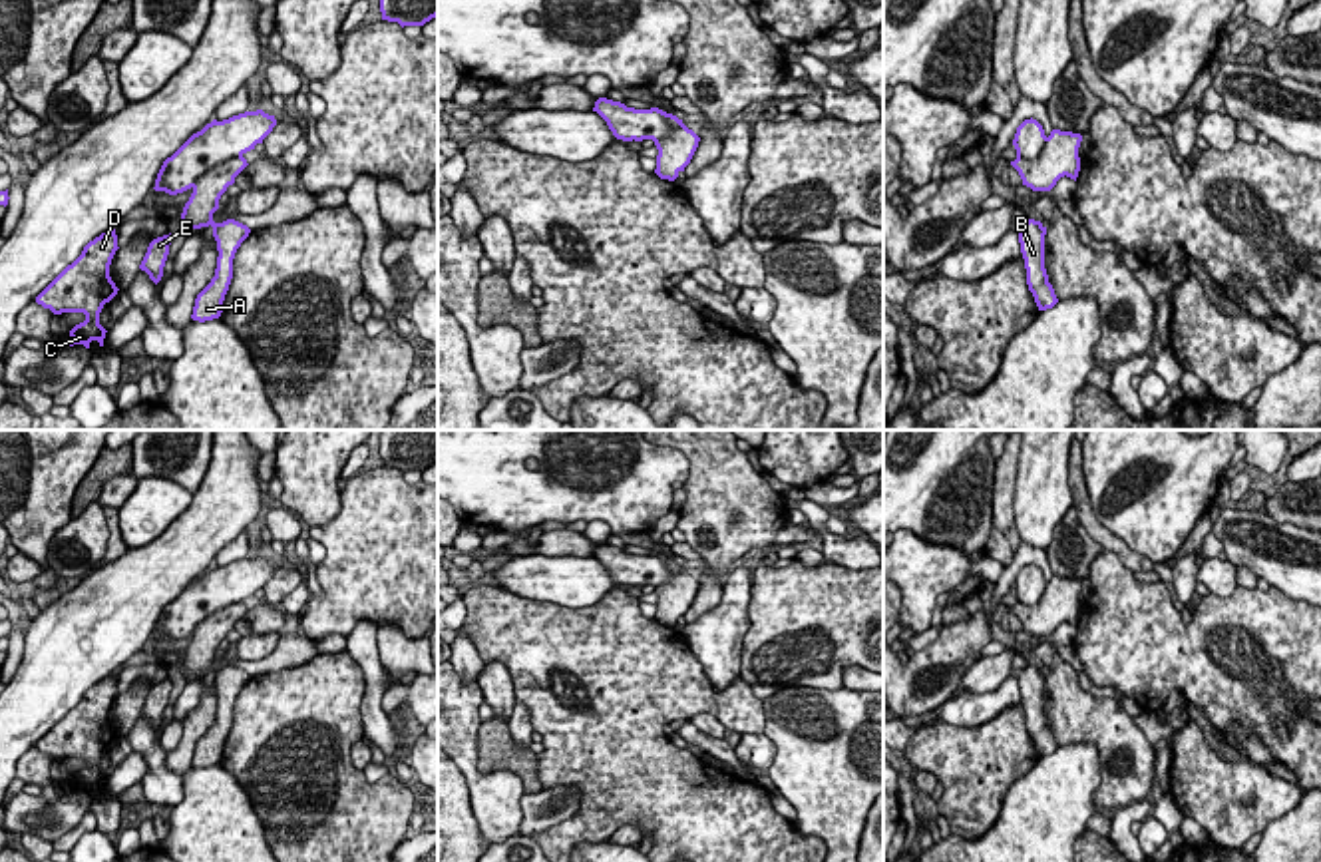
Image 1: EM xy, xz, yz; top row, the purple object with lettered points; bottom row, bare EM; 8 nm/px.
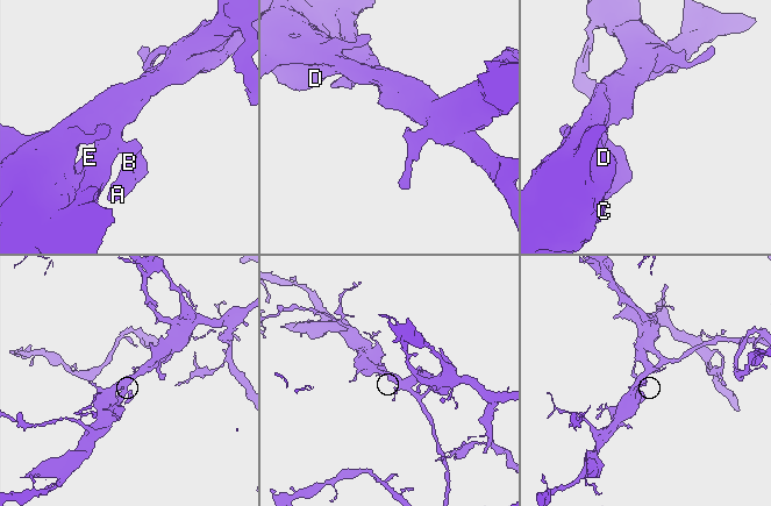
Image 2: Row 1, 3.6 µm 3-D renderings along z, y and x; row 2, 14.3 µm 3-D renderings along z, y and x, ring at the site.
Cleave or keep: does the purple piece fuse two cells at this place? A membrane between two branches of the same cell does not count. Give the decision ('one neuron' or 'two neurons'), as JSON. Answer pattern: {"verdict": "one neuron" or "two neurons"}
{"verdict": "two neurons"}

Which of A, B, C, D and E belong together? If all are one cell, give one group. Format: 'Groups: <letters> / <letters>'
Groups: A B E / C D

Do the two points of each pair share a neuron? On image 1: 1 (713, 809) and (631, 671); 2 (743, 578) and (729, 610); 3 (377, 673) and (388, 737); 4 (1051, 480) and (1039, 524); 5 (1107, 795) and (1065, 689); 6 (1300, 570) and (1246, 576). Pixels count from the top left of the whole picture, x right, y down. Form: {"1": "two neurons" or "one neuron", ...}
{"1": "one neuron", "2": "one neuron", "3": "one neuron", "4": "one neuron", "5": "one neuron", "6": "two neurons"}

